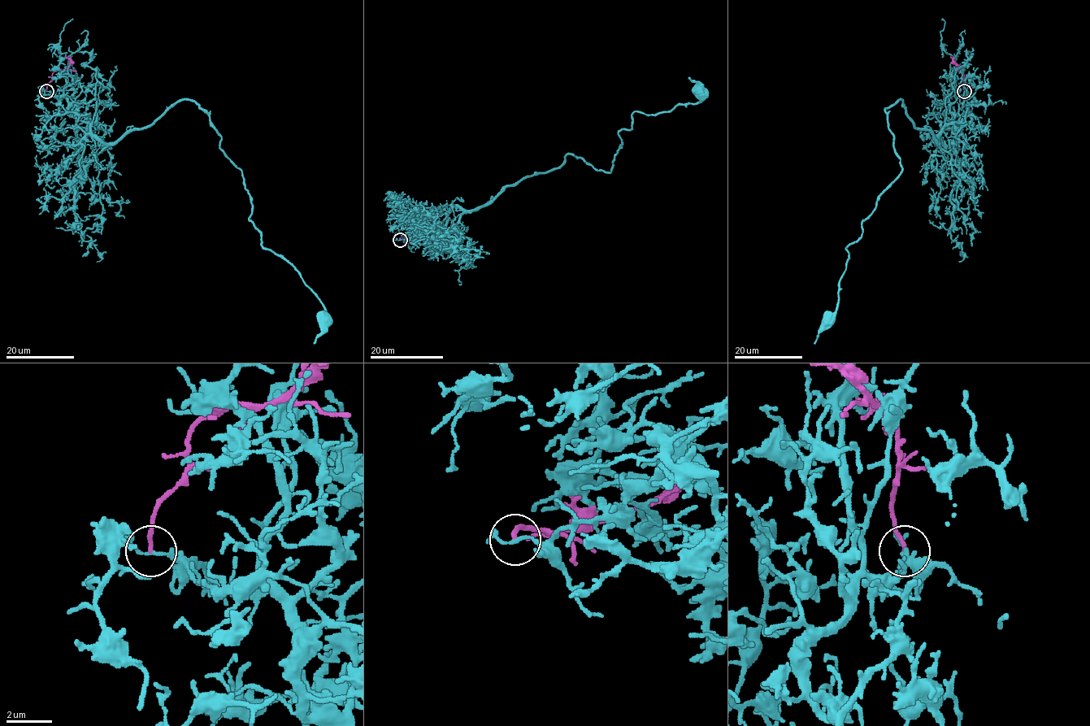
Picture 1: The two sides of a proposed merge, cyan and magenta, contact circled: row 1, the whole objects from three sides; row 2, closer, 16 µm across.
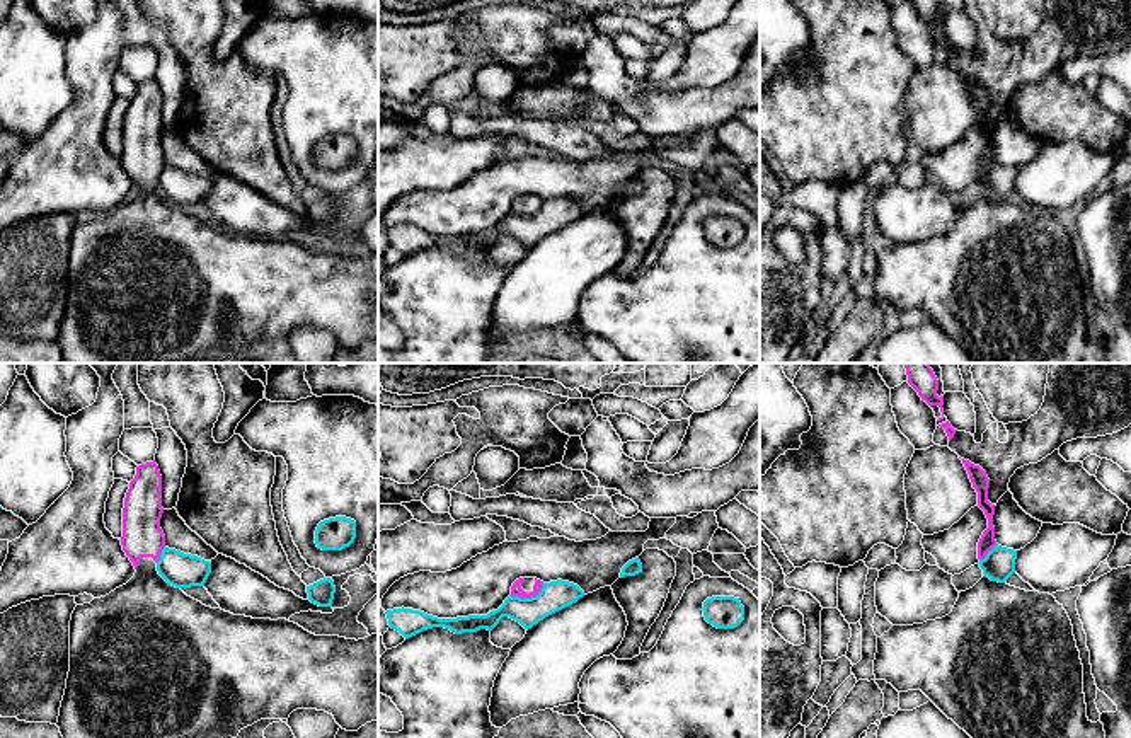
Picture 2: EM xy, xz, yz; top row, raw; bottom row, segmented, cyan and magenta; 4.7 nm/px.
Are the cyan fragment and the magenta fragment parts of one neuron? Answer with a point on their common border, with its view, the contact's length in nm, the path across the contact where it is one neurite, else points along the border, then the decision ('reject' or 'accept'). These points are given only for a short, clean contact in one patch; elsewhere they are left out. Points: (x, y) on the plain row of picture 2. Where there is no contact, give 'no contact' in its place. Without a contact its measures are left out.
contact xz (528, 217); length 180 nm; border xz (544, 201), (535, 213), (510, 213); reject

